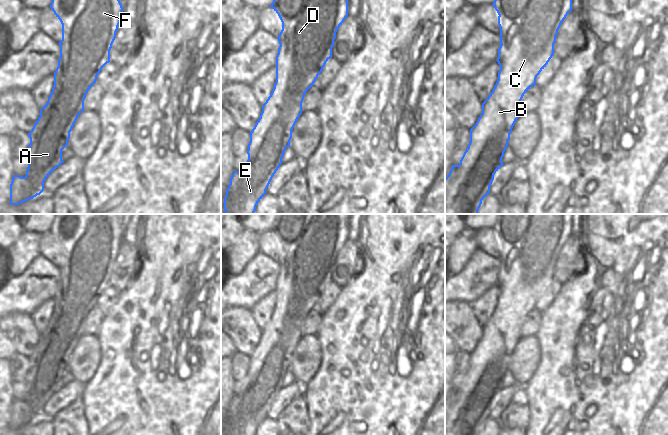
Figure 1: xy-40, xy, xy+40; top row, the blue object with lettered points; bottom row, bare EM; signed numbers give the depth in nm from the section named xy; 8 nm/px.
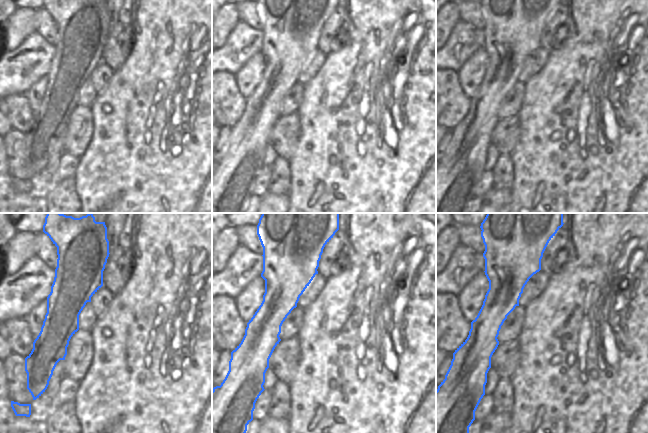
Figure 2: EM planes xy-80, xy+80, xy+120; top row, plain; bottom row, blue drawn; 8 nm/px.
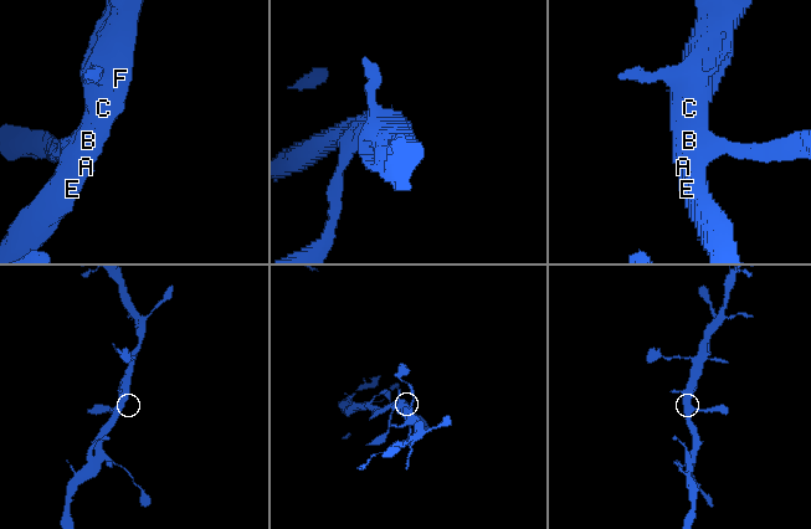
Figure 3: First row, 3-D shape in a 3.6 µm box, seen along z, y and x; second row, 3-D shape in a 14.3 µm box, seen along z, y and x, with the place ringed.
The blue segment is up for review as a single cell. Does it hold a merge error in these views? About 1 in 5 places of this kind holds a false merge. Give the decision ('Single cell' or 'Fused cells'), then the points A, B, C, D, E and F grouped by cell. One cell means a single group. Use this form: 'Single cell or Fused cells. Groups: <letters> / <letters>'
Single cell. Groups: A B C D E F.

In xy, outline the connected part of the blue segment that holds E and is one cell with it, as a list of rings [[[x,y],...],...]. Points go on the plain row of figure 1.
[[[276,214],[270,230],[282,246],[282,254],[277,262],[280,270],[276,280],[276,306],[262,330],[260,342],[250,356],[248,384],[244,392],[241,395],[234,395],[230,402],[224,422],[225,435],[255,435],[258,426],[266,418],[274,398],[282,388],[286,372],[290,371],[292,354],[302,338],[304,320],[314,309],[326,286],[332,281],[336,256],[348,240],[349,218],[350,214]]]

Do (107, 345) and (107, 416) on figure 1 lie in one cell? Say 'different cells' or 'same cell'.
same cell

